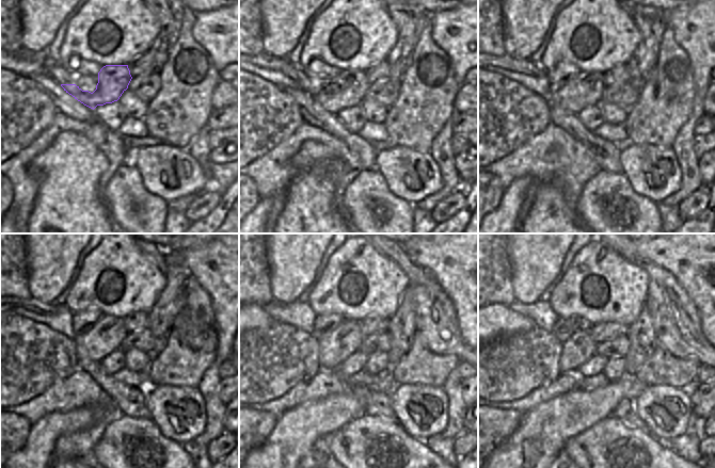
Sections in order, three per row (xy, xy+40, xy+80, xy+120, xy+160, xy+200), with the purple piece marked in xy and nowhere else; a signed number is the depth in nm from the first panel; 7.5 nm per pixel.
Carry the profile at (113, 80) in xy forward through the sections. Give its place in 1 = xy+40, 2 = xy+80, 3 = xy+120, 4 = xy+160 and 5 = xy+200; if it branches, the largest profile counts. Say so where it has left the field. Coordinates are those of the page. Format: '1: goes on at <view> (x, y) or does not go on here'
1: goes on at xy+40 (349, 87)
2: goes on at xy+80 (587, 89)
3: goes on at xy+120 (107, 336)
4: goes on at xy+160 (333, 349)
5: goes on at xy+200 (580, 348)

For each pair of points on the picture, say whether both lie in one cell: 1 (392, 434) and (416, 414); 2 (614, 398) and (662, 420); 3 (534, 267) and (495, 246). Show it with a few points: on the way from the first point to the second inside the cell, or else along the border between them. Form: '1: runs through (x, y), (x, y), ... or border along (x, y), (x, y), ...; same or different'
1: border along (397, 422), (407, 433), (422, 440); different
2: border along (647, 385), (634, 400); different
3: border along (507, 244), (507, 257), (512, 277); different

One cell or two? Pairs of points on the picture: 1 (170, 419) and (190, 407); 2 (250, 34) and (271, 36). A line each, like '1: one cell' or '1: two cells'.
1: one cell
2: two cells

